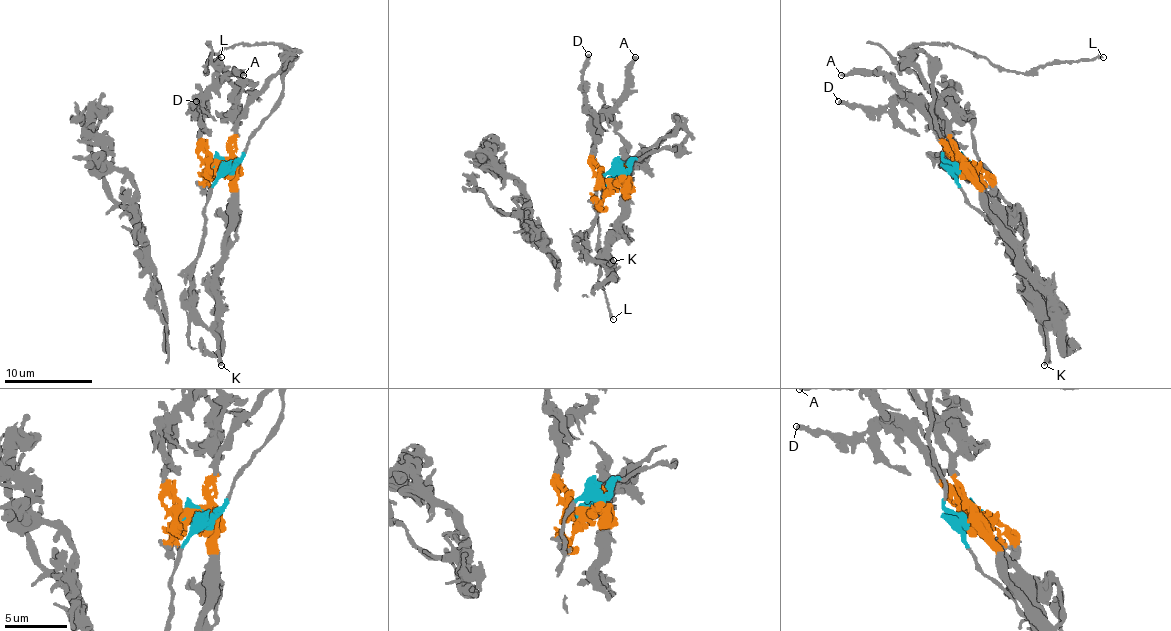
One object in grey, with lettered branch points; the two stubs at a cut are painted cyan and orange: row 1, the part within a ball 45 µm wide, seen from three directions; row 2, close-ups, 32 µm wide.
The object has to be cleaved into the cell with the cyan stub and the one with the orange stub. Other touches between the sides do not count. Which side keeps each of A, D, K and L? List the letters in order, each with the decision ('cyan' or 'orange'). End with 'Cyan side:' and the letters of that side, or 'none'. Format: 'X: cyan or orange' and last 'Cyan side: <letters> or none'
A: orange
D: orange
K: cyan
L: orange
Cyan side: K

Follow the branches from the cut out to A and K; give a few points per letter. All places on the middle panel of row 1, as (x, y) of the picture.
A: (611, 182), (593, 158), (593, 129), (598, 120), (622, 98), (626, 65), (635, 56)
K: (611, 182), (618, 178), (618, 173), (609, 173), (602, 180), (584, 248), (595, 259), (609, 264), (613, 259)

